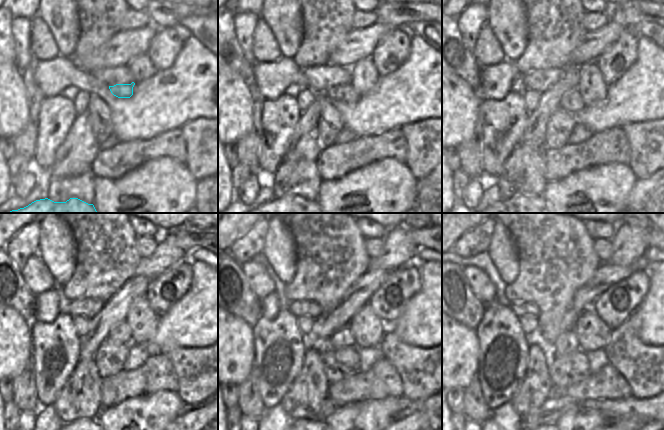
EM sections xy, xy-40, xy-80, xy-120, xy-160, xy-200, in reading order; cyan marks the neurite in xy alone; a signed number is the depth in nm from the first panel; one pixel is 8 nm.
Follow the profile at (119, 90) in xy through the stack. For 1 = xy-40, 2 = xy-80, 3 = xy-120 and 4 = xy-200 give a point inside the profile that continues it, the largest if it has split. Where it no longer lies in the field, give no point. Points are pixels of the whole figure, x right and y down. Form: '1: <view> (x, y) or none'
1: xy-40 (345, 93)
2: xy-80 (571, 102)
3: xy-120 (121, 333)
4: xy-200 (566, 342)

